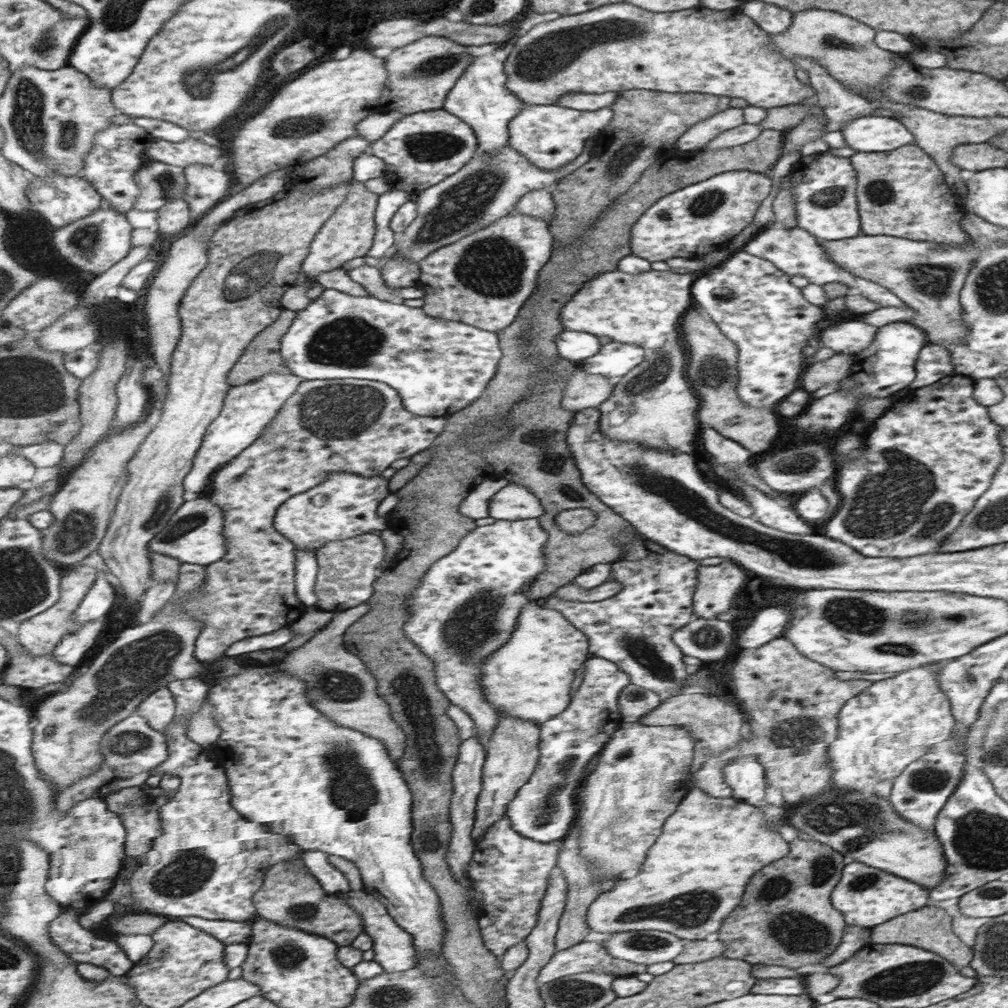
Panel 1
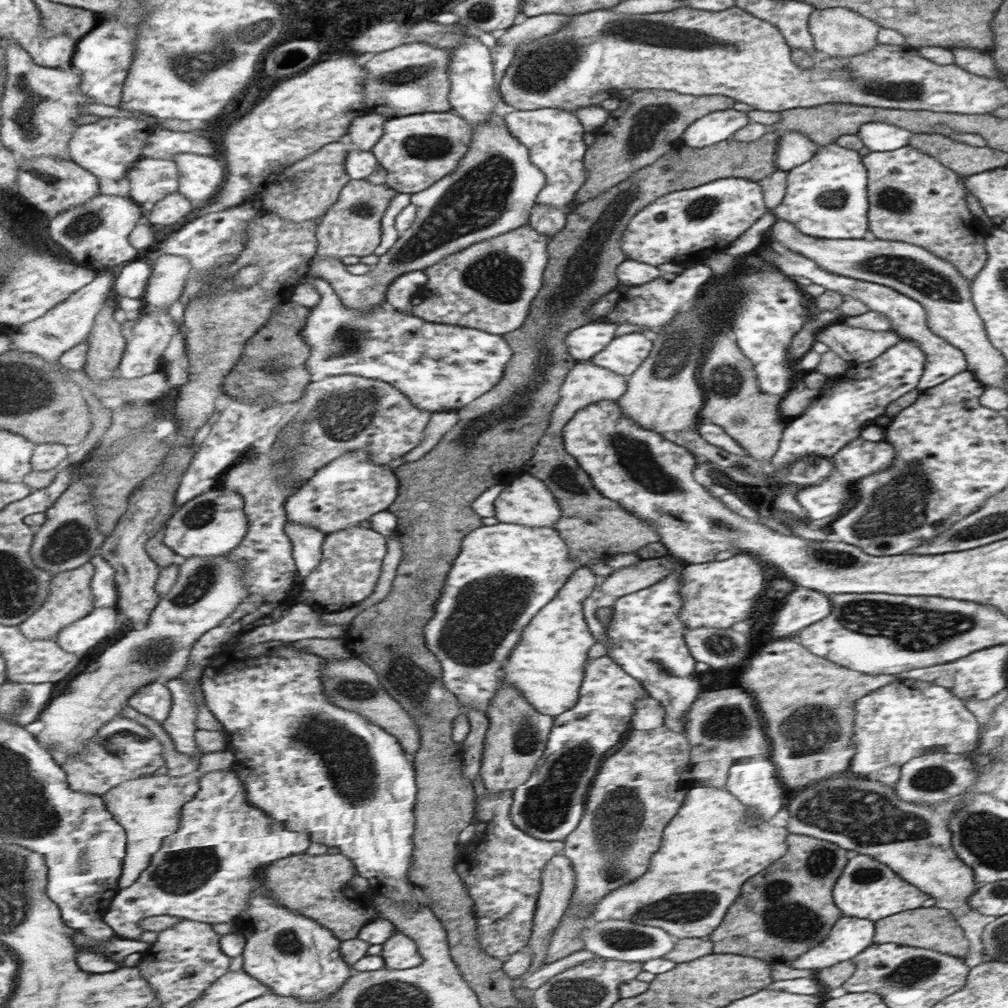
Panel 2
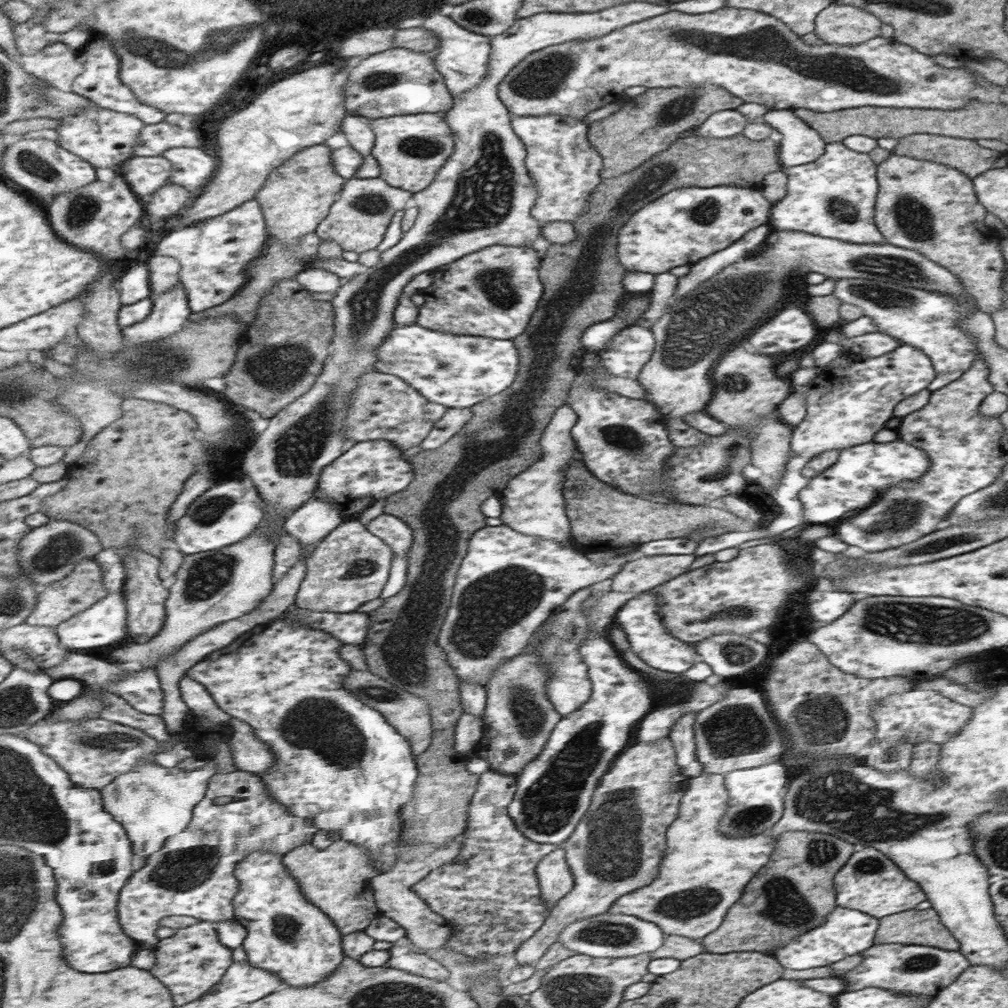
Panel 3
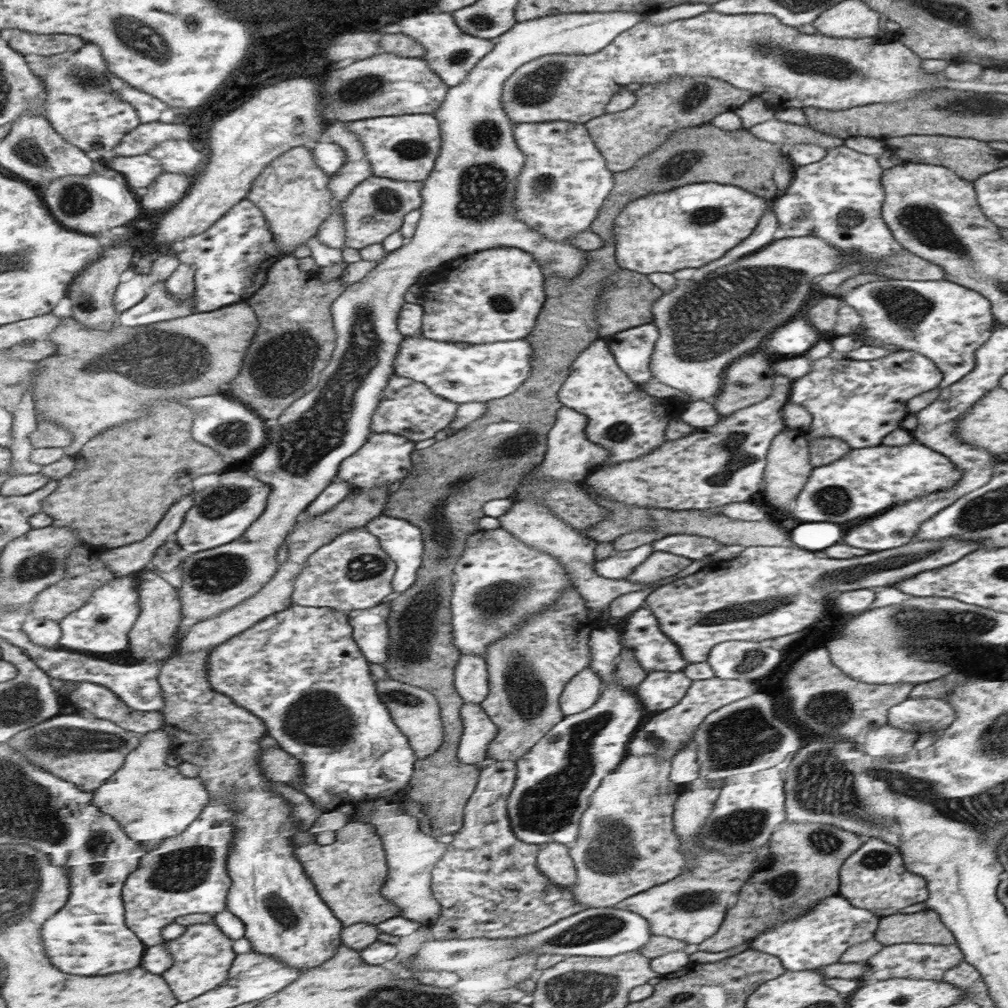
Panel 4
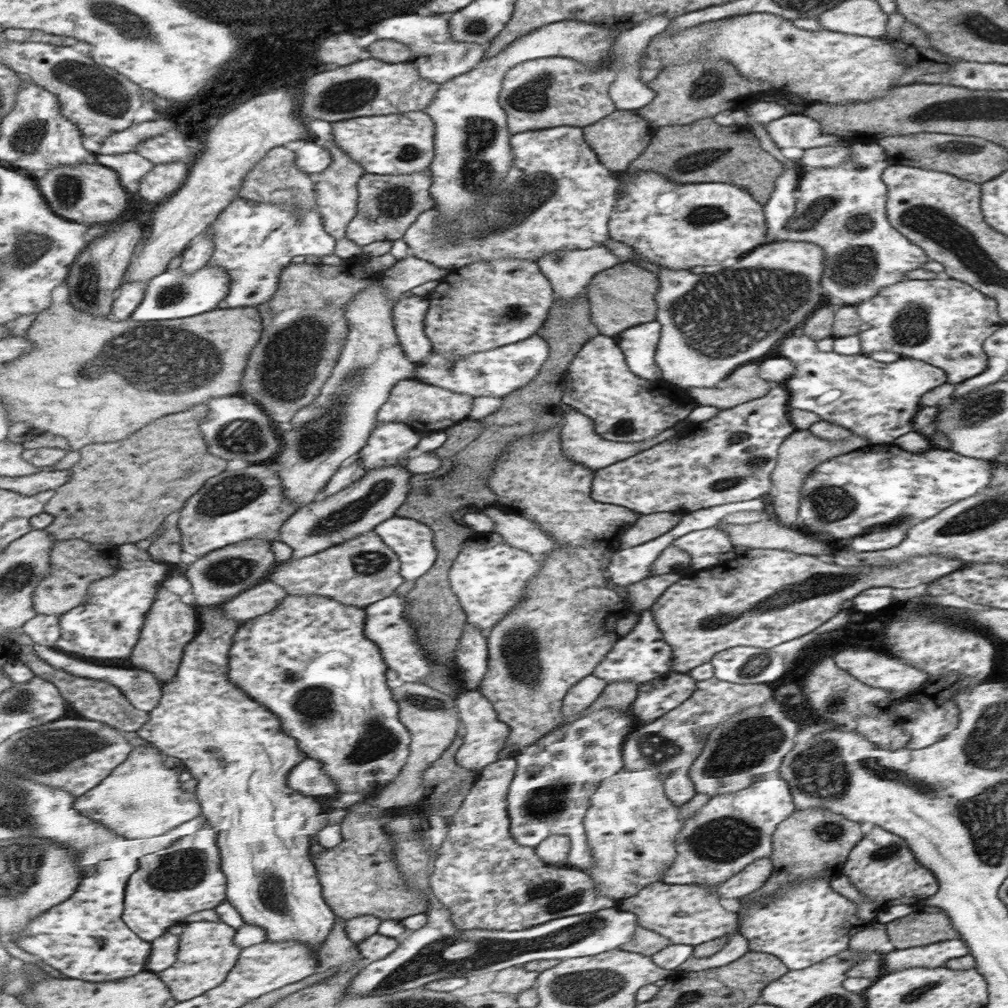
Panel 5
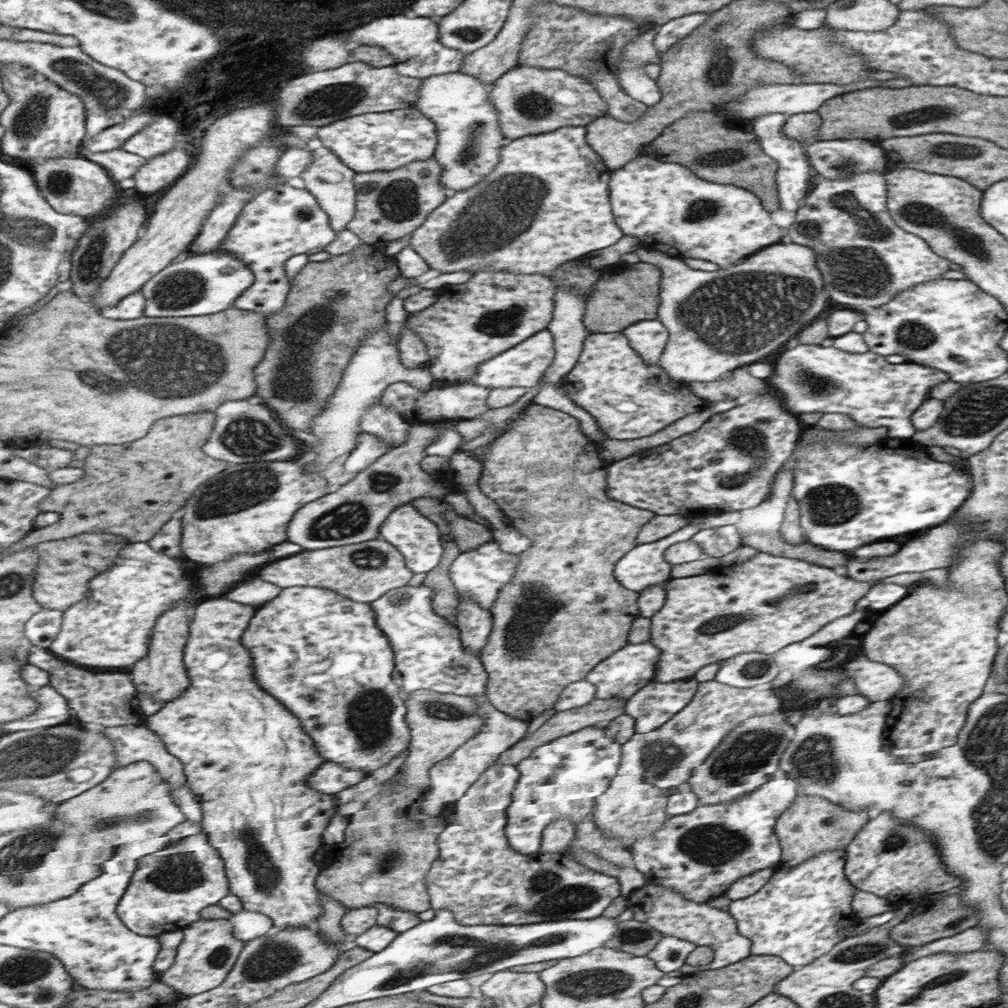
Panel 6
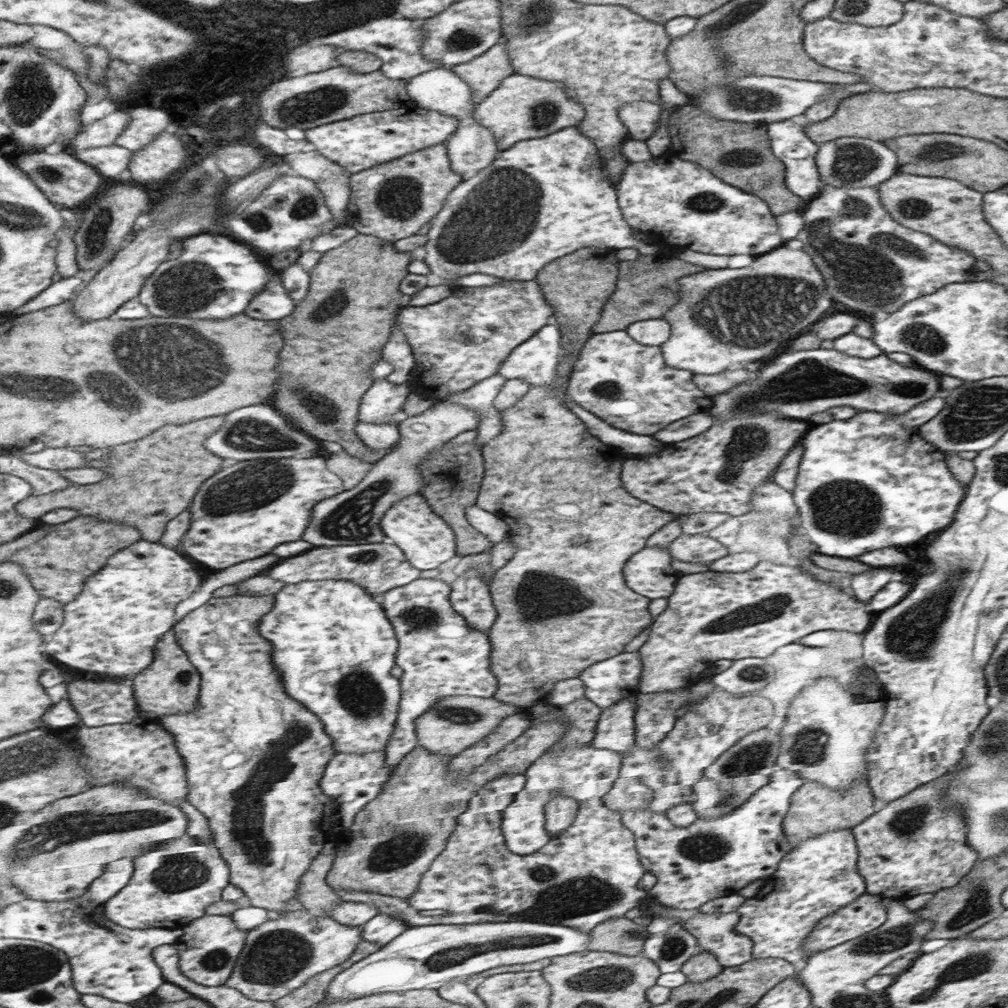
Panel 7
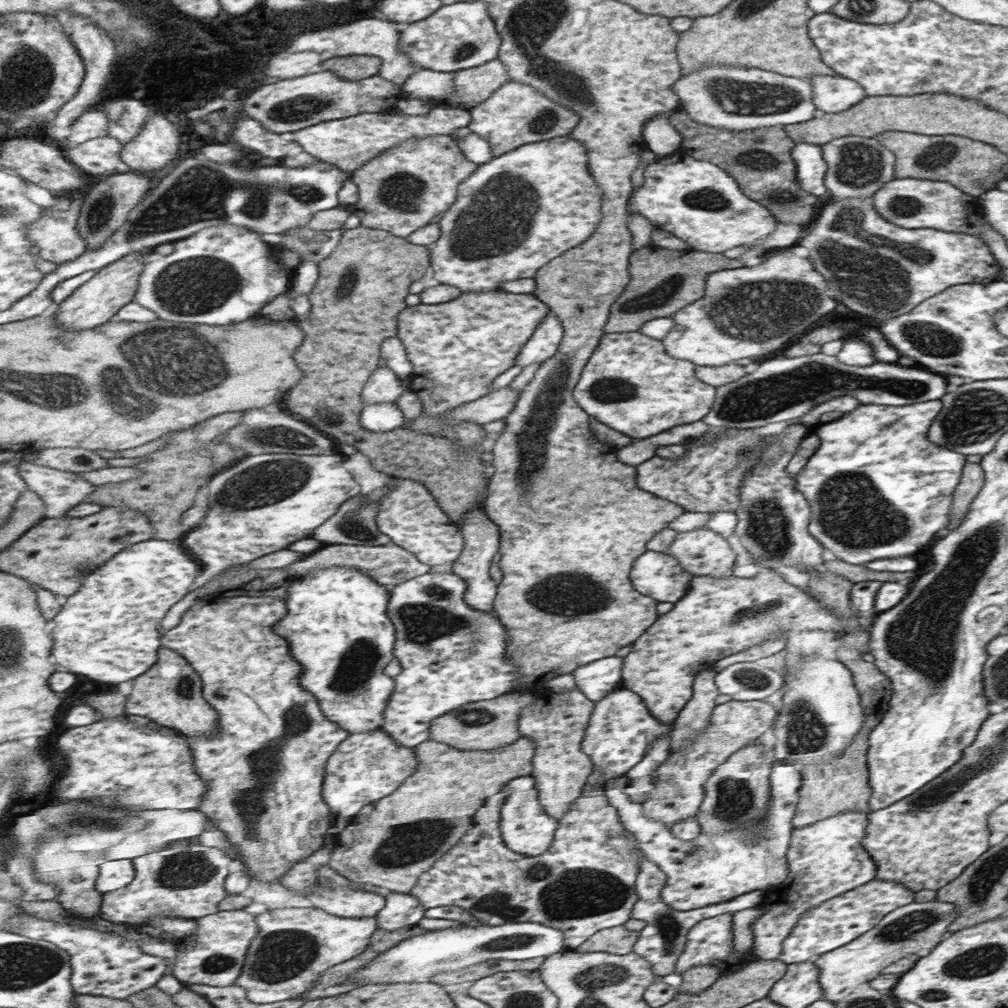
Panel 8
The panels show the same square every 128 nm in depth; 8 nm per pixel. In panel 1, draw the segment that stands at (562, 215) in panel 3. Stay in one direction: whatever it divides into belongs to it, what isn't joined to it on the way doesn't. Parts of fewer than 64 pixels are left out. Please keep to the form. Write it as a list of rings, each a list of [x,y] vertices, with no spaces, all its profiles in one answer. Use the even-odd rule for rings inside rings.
[[[556,104],[530,105],[509,122],[509,146],[525,155],[534,166],[558,171],[574,162],[574,158],[582,154],[586,140],[596,138],[601,131],[608,129],[612,120],[613,110],[610,107],[588,112]]]

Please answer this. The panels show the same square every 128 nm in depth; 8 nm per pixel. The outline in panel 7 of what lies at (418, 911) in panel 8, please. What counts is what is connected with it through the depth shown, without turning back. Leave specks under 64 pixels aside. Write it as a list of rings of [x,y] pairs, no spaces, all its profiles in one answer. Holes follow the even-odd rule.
[[[378,913],[362,927],[362,941],[384,946],[405,932],[410,926],[396,915]]]

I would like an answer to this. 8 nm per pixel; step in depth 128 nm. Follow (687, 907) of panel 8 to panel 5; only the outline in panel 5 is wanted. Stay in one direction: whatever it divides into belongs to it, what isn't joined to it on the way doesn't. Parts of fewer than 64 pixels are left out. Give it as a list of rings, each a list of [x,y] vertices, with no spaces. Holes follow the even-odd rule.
[[[778,776],[776,778],[760,777],[740,791],[712,797],[708,804],[698,810],[694,816],[684,820],[684,828],[676,838],[677,857],[662,878],[662,882],[678,885],[706,885],[707,888],[716,889],[716,886],[739,874],[748,864],[760,858],[771,858],[774,852],[773,834],[776,826],[796,810],[797,804],[789,783]]]

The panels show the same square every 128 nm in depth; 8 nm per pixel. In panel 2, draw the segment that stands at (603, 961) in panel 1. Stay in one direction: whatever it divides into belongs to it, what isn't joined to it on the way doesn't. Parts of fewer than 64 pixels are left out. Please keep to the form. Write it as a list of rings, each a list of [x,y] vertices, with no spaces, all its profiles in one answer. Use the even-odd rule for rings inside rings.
[[[580,949],[576,953],[572,953],[553,963],[545,963],[540,969],[537,969],[532,974],[528,974],[524,980],[514,979],[514,985],[524,985],[526,989],[534,990],[543,988],[553,977],[556,977],[560,972],[566,972],[568,968],[580,966],[592,958],[599,958],[598,955],[588,949]]]

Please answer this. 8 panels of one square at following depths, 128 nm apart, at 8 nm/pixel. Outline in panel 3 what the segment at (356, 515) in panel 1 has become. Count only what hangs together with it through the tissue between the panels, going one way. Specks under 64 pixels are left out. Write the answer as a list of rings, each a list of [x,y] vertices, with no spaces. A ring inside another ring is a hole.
[[[382,439],[352,444],[341,458],[322,473],[322,485],[318,487],[318,493],[313,500],[326,498],[328,502],[334,502],[336,508],[348,519],[354,514],[362,513],[378,500],[387,499],[408,488],[416,479],[416,470],[412,461],[401,458],[404,451],[400,451],[393,444],[390,440]]]

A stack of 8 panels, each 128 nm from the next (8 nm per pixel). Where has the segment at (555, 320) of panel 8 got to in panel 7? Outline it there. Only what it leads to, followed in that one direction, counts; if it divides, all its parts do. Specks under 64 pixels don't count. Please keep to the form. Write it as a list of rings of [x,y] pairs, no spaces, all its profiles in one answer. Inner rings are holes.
[[[556,323],[543,326],[528,341],[518,345],[512,356],[501,366],[500,376],[506,381],[522,378],[532,387],[549,388],[555,392],[559,386],[557,381],[557,365],[563,347],[561,346],[561,330]]]

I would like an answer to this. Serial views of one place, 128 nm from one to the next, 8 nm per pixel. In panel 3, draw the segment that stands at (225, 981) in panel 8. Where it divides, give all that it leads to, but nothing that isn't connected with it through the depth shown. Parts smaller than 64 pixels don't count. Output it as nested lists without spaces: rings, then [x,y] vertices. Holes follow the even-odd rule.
[[[208,921],[178,929],[174,936],[161,940],[158,948],[154,949],[158,956],[158,967],[154,967],[152,974],[158,974],[158,978],[173,991],[176,1006],[190,1005],[205,997],[206,993],[225,980],[226,973],[235,963],[235,951],[221,942],[217,924]]]

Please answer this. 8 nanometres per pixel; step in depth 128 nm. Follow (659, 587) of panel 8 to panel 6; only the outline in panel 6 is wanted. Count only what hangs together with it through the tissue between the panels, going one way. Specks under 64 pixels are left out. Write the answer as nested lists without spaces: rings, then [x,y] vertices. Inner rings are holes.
[[[692,522],[676,533],[656,542],[636,545],[617,562],[615,574],[622,586],[639,593],[644,588],[668,581],[671,565],[664,560],[664,551],[676,542],[692,539],[701,530],[699,522]]]

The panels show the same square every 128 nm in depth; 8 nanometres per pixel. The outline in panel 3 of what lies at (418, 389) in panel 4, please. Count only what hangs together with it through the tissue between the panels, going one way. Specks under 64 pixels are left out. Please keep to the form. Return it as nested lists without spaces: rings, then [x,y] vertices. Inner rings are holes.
[[[374,371],[362,375],[360,386],[353,391],[347,421],[344,424],[350,442],[390,440],[394,442],[394,447],[406,451],[420,446],[447,411],[448,408],[429,402],[416,387],[409,386],[405,379],[394,374]]]

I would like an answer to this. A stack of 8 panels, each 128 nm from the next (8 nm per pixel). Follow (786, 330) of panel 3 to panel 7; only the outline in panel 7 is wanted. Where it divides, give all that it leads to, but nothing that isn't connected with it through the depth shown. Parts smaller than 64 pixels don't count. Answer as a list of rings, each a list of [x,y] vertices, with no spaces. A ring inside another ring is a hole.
[[[818,348],[818,350],[798,350],[786,352],[772,360],[770,364],[762,366],[760,372],[755,373],[756,378],[745,384],[731,389],[725,394],[714,398],[714,405],[705,412],[716,422],[727,422],[736,418],[749,418],[754,414],[774,414],[779,418],[807,420],[819,413],[841,407],[854,408],[862,412],[882,412],[892,414],[892,417],[901,417],[914,409],[922,402],[930,401],[938,392],[938,376],[918,366],[896,364],[884,353],[872,358],[854,357],[836,349]]]

